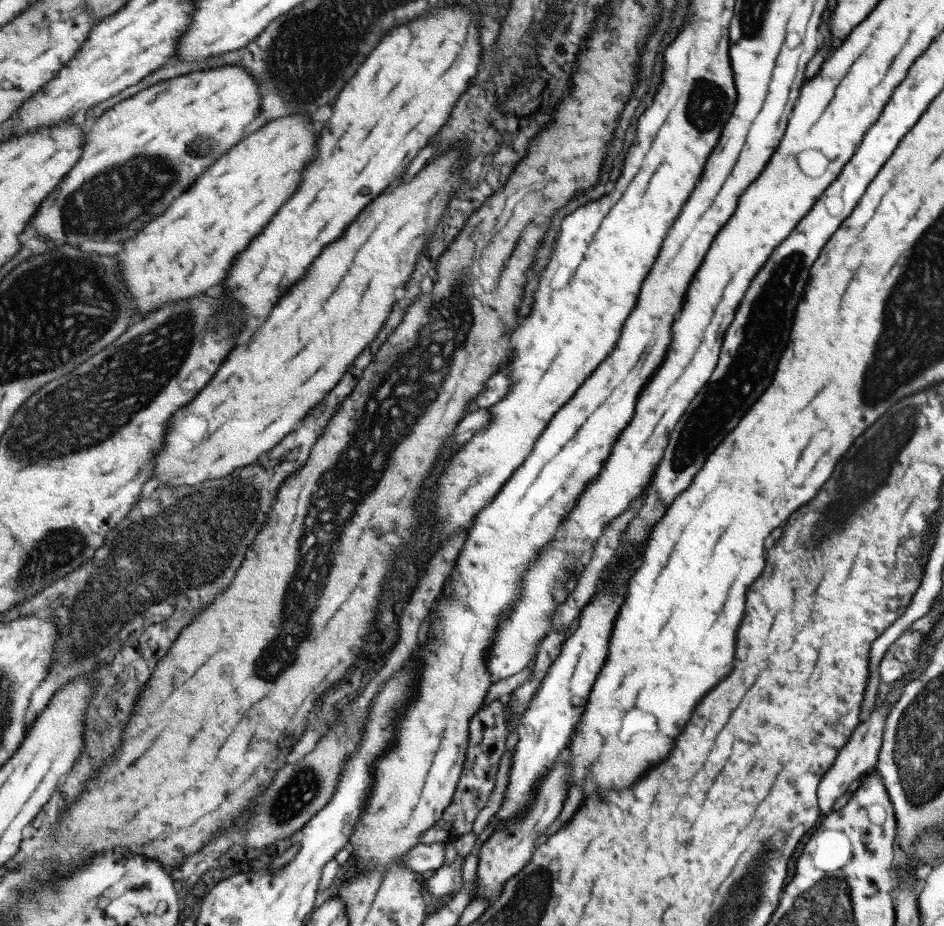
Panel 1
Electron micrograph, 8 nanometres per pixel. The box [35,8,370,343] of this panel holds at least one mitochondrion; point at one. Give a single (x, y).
(144, 176)

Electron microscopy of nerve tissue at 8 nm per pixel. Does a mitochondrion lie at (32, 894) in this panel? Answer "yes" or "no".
yes

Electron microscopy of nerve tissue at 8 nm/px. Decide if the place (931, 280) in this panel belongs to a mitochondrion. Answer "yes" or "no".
yes

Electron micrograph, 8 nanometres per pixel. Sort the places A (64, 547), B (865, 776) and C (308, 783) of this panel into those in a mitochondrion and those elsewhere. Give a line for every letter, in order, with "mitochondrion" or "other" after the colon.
A: mitochondrion
B: other
C: mitochondrion

